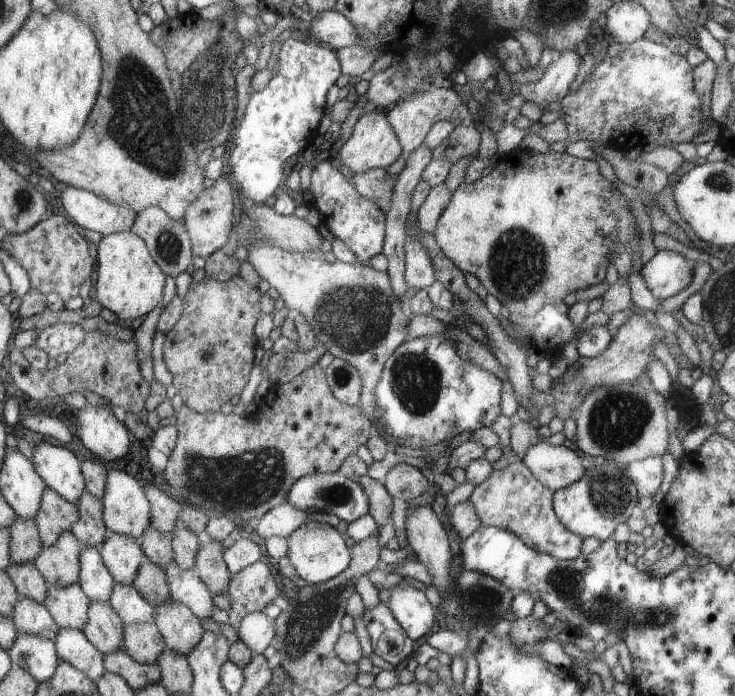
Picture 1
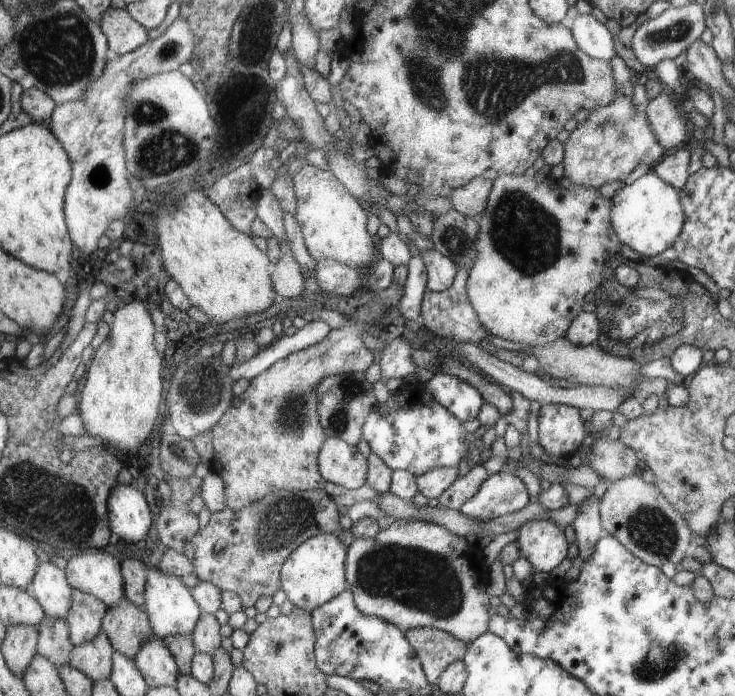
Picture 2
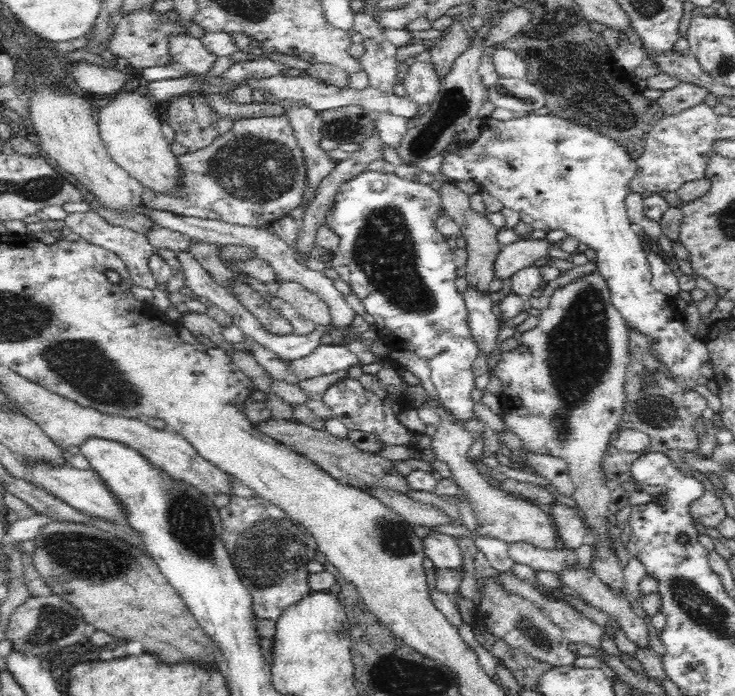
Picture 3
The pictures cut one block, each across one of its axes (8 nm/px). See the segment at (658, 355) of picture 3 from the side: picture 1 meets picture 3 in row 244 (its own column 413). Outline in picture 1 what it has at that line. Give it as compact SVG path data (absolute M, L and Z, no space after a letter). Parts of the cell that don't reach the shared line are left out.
M398 580L401 586L390 589L392 595L387 603L395 619L403 626L404 632L418 642L422 636L430 632L436 622L436 608L428 602L424 592L411 586L404 580Z

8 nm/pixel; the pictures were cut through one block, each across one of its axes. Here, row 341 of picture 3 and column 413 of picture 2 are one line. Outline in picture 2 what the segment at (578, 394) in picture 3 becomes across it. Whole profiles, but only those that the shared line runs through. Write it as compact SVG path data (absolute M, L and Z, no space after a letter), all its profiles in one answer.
M398 519L374 538L357 538L349 548L346 561L348 589L362 614L385 619L403 631L422 627L444 630L471 643L488 630L488 592L474 576L486 576L483 548L468 538L454 534L437 523L414 519Z

